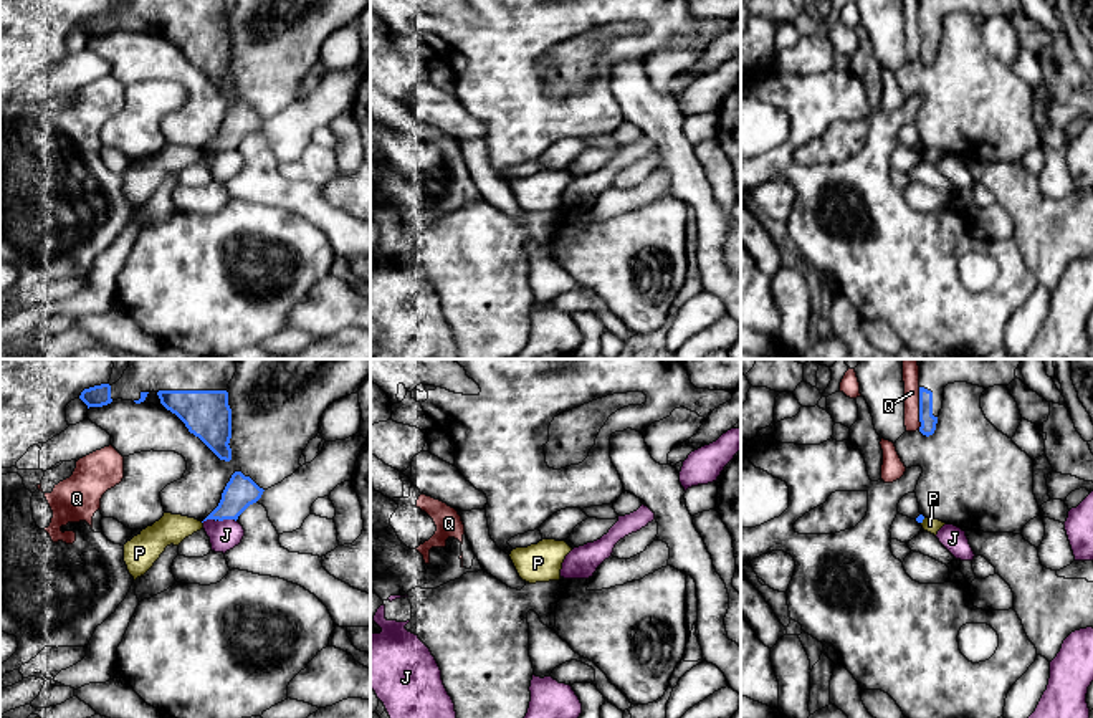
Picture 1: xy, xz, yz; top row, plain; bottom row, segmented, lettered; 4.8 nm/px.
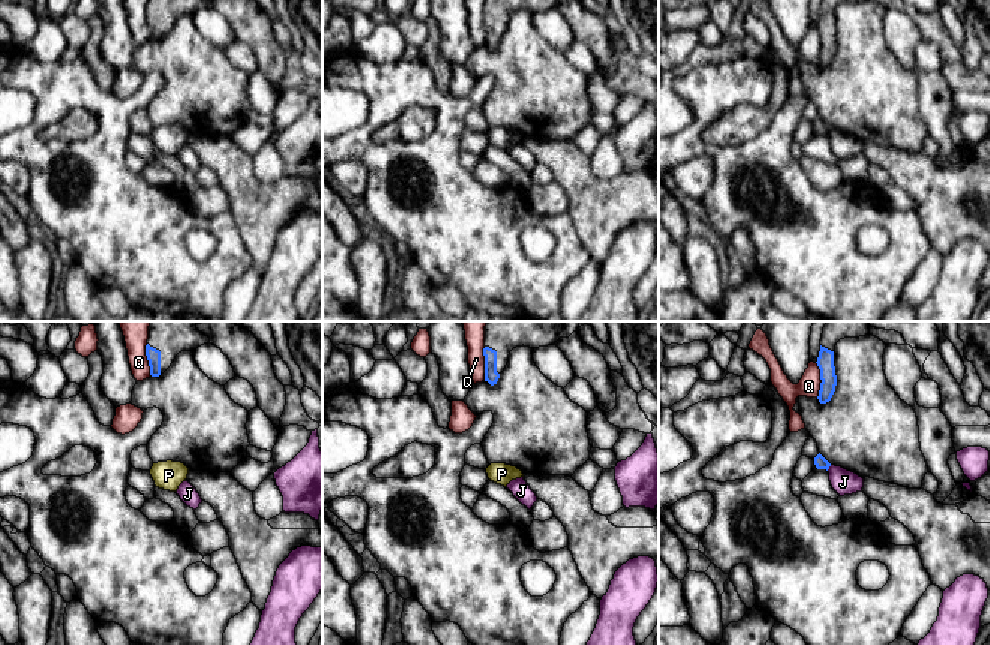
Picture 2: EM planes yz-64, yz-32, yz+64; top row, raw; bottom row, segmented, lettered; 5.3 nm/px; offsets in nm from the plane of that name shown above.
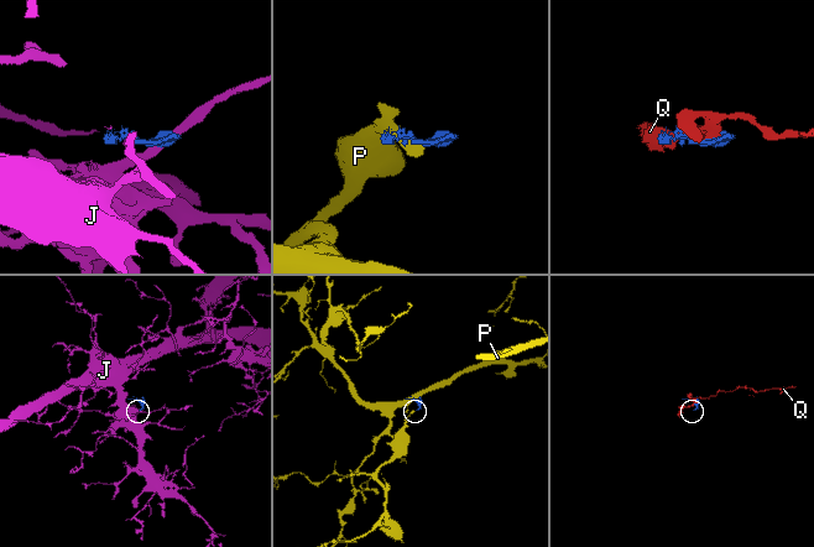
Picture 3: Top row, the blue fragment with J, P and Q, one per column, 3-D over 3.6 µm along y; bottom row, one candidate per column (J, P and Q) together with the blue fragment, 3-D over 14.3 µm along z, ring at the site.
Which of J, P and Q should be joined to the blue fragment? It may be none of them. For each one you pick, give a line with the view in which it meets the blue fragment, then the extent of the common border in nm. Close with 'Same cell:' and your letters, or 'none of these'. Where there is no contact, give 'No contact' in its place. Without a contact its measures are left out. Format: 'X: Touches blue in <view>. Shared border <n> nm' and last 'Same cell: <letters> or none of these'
Same cell: none of these

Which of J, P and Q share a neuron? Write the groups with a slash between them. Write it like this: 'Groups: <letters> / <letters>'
Groups: J / P / Q

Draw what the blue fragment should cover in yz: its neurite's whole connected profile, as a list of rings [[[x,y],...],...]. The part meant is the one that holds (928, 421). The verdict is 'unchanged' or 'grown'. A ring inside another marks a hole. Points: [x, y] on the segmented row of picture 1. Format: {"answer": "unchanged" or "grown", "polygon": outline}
{"answer": "grown", "polygon": [[[924,359],[919,366],[919,432],[926,437],[934,433],[947,384],[967,382],[984,389],[1009,385],[1020,362],[1022,359]]]}

